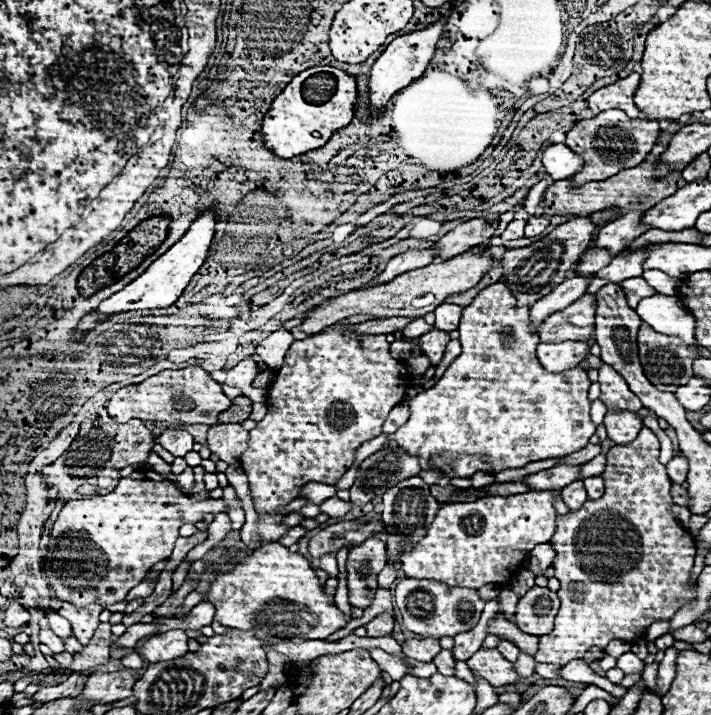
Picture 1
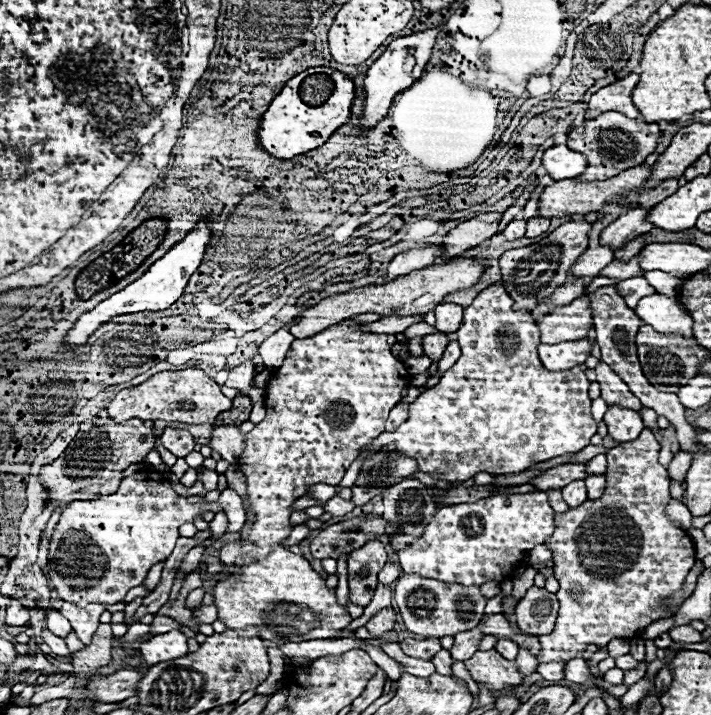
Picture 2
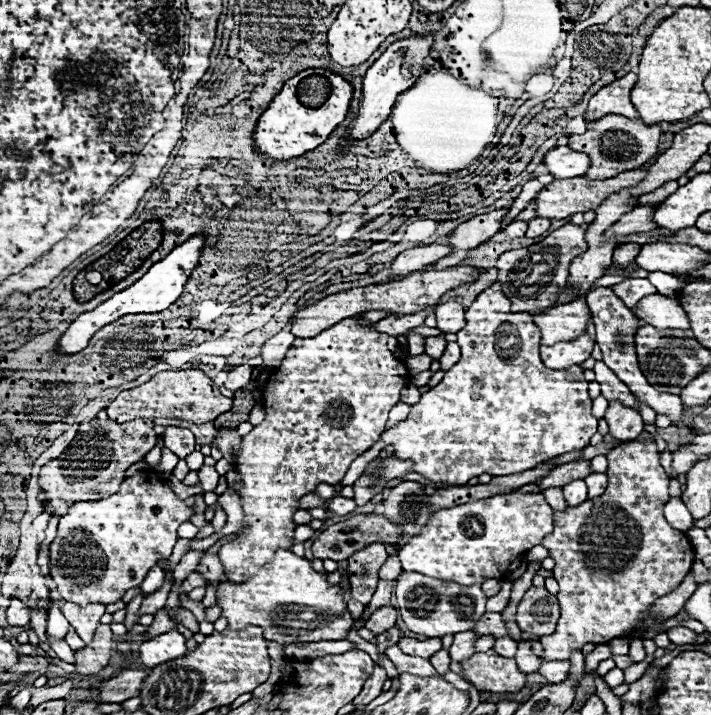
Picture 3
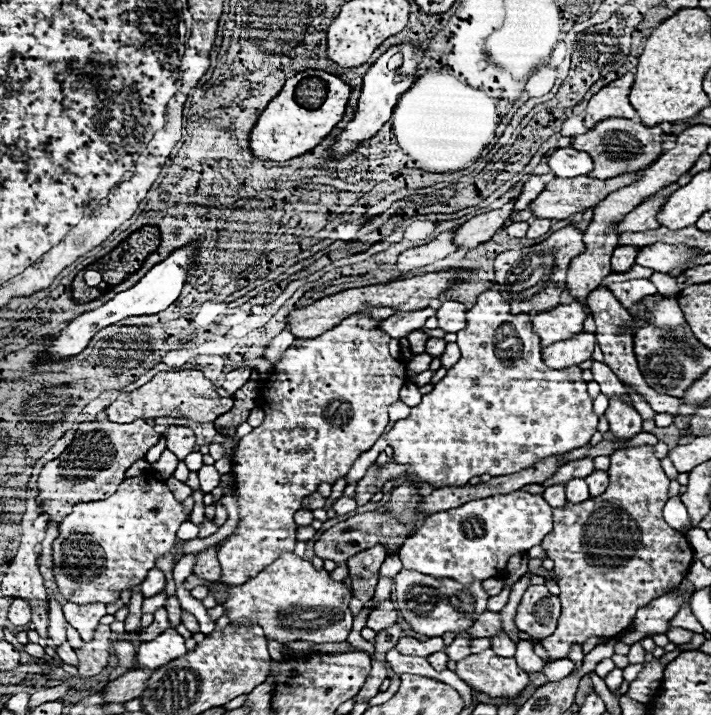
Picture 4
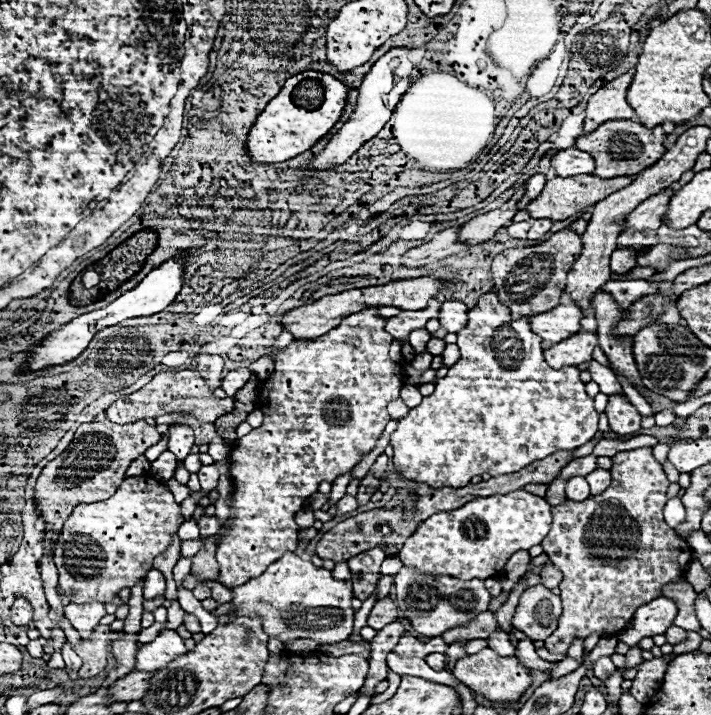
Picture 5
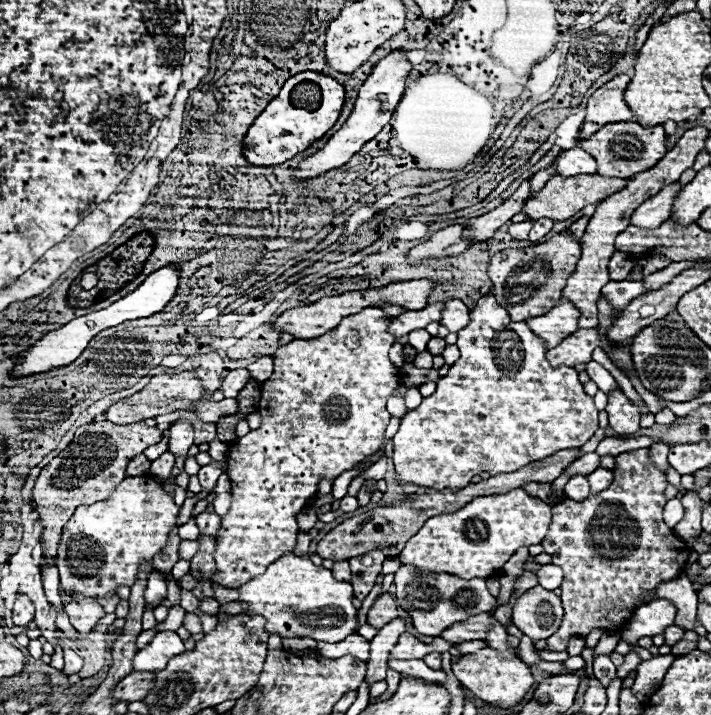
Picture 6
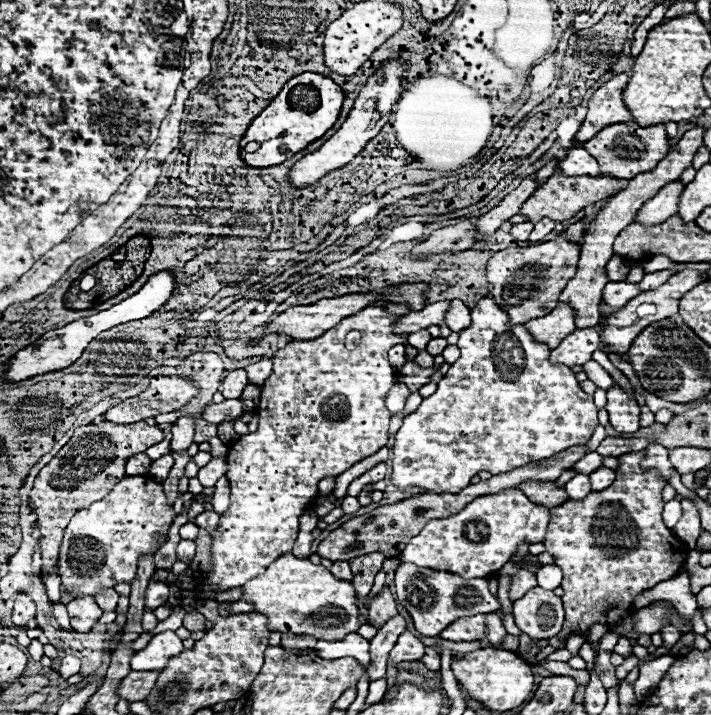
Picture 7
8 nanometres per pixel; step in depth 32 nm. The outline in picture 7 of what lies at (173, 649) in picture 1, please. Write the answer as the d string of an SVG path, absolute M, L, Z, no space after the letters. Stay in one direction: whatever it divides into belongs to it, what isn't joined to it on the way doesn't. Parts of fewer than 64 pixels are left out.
M160 632L156 636L152 636L152 640L148 642L146 648L138 650L132 660L130 666L136 672L148 672L148 670L164 670L168 660L178 656L184 650L182 640L176 636L176 632Z

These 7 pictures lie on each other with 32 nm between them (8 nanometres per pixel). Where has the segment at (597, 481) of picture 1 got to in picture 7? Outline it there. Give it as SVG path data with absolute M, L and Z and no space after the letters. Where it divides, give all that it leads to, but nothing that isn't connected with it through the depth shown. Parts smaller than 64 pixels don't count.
M598 468L590 474L592 490L606 490L606 486L610 486L612 482L614 482L614 470L610 468Z

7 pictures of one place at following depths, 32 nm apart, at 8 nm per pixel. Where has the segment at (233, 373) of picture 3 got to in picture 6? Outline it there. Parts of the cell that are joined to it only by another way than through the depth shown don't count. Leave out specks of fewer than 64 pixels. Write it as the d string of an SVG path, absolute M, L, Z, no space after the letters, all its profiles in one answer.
M238 368L238 370L232 370L224 382L222 382L222 390L224 390L224 396L226 398L236 398L238 392L248 384L250 380L250 374L246 368Z

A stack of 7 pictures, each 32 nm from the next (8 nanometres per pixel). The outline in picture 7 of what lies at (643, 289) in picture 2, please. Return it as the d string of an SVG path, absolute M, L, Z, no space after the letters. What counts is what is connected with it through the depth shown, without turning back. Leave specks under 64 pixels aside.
M608 282L604 286L604 302L612 308L622 308L626 306L626 302L630 302L630 298L638 296L642 290L638 288L638 284L632 282Z

